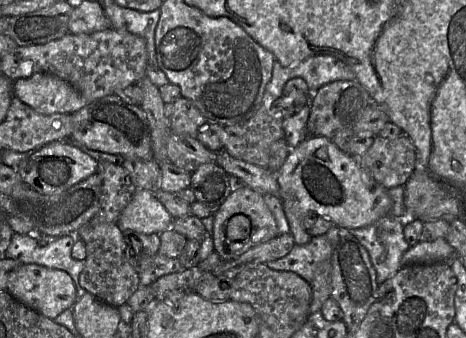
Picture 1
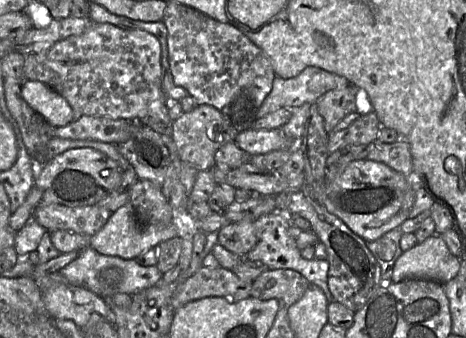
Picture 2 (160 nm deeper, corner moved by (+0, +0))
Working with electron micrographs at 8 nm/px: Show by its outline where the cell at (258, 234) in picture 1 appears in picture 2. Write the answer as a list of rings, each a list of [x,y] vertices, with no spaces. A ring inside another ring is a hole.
[[[229,222],[218,231],[218,243],[238,256],[246,255],[257,242],[254,222]]]

